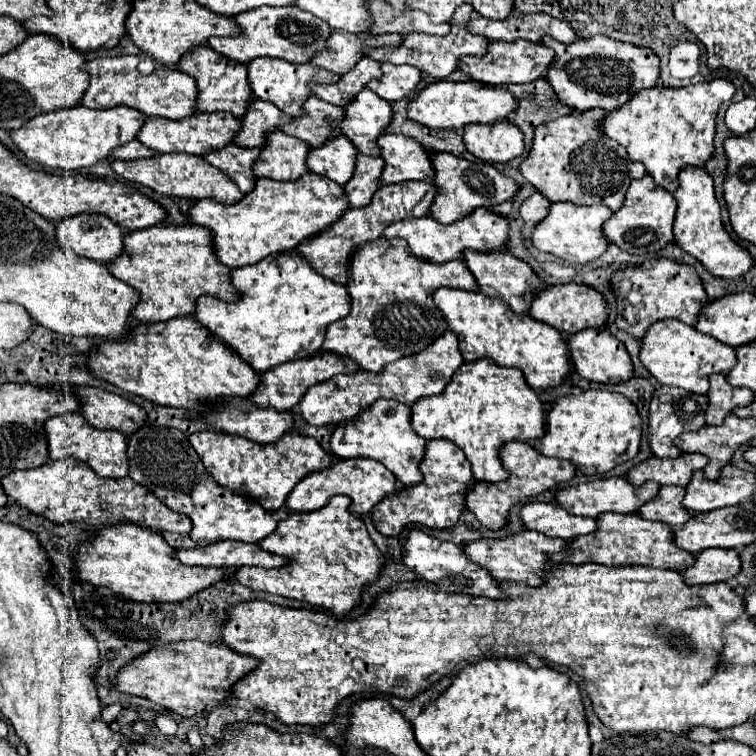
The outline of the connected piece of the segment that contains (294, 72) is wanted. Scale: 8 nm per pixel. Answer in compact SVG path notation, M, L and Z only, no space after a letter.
M267 58L251 60L251 64L247 64L247 72L249 72L249 86L255 94L255 98L273 102L279 110L283 110L289 116L301 116L303 100L307 100L307 96L311 94L311 90L307 86L309 82L331 84L331 82L339 80L337 74L327 72L323 68L317 68L311 62L297 66L297 64L287 64L287 60L267 60Z

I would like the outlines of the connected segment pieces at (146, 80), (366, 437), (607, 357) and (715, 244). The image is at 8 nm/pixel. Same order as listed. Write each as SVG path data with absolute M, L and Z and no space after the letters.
M143 54L139 56L115 56L115 58L95 58L85 62L85 72L89 74L89 88L85 90L81 104L87 108L113 108L119 104L131 106L145 116L163 116L169 120L179 120L183 116L195 114L195 96L197 84L195 78L189 74L167 68L167 64L159 64L153 60L153 72L141 74L137 64L145 60Z
M377 400L351 424L337 424L331 434L331 452L339 458L373 458L379 460L403 486L413 486L421 480L419 460L425 452L425 440L411 428L411 406L397 400Z
M587 328L577 334L571 334L567 338L567 346L571 352L575 372L585 380L601 384L619 384L633 376L633 364L625 346L617 338L613 338L605 328Z
M687 166L679 172L679 188L673 192L673 196L677 200L673 236L679 248L697 258L711 274L719 278L737 278L753 266L751 256L735 240L731 240L723 228L719 204L713 190L713 178L701 166Z

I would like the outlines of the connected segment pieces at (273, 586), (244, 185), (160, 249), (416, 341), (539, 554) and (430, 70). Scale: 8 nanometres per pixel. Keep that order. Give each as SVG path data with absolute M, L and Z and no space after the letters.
M335 496L335 504L315 512L289 512L285 520L279 520L275 532L259 542L263 550L283 556L285 566L273 570L239 568L235 580L251 590L295 598L345 616L359 602L363 586L373 582L383 566L383 554L369 538L365 524L351 516L349 504L347 496Z
M227 144L227 148L221 148L219 152L207 152L205 160L225 172L243 192L251 192L255 184L255 176L251 174L251 166L257 160L259 150L241 148L235 144Z
M183 224L183 226L151 226L151 228L143 228L143 230L135 230L125 234L123 238L123 254L119 254L111 264L109 264L111 274L129 284L131 288L135 288L139 292L139 302L133 308L133 318L139 322L163 322L163 320L171 320L177 316L189 316L195 312L195 300L201 294L209 294L217 300L237 300L235 288L231 286L229 280L229 272L223 264L217 262L213 248L211 248L211 236L207 232L207 228L199 228L199 226L191 226L191 224Z
M379 238L361 244L351 256L349 268L347 292L351 296L351 312L327 326L323 350L351 358L363 370L381 372L385 364L427 348L447 330L447 322L431 298L439 286L477 290L475 278L463 260L435 264L415 258L409 244L401 238Z
M523 530L519 534L511 534L507 538L495 540L473 540L471 544L463 544L463 552L469 556L471 562L485 568L495 580L499 582L519 582L527 586L541 586L543 584L543 570L549 568L547 554L559 552L567 546L565 540L547 538L535 530Z
M459 6L451 18L451 32L447 36L429 36L429 34L407 34L403 44L399 46L383 46L383 48L365 48L363 54L377 60L377 62L391 62L391 64L411 64L423 72L423 76L433 78L447 78L457 68L457 58L461 56L483 56L487 52L487 38L473 36L465 30L467 20L471 18L471 6Z

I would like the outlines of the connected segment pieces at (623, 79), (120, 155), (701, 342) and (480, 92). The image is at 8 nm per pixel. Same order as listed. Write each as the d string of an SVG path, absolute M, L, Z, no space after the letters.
M543 36L541 44L555 52L555 58L547 68L549 84L555 88L563 104L579 112L589 108L615 110L635 92L657 84L659 58L649 48L617 42L607 36L579 38L571 44L557 42L551 36Z
M133 140L133 142L127 142L123 144L123 148L115 148L115 152L111 152L109 160L137 160L137 158L147 158L147 156L153 156L155 152L147 146L143 146L139 140Z
M659 320L651 324L643 336L639 360L659 384L679 386L695 394L707 394L709 376L715 372L725 374L731 370L731 366L735 366L735 350L697 332L693 326L687 326L681 320Z
M437 80L409 100L407 116L409 120L429 128L463 128L467 124L491 124L495 120L505 120L515 110L515 106L517 100L505 86L489 86L477 80Z

